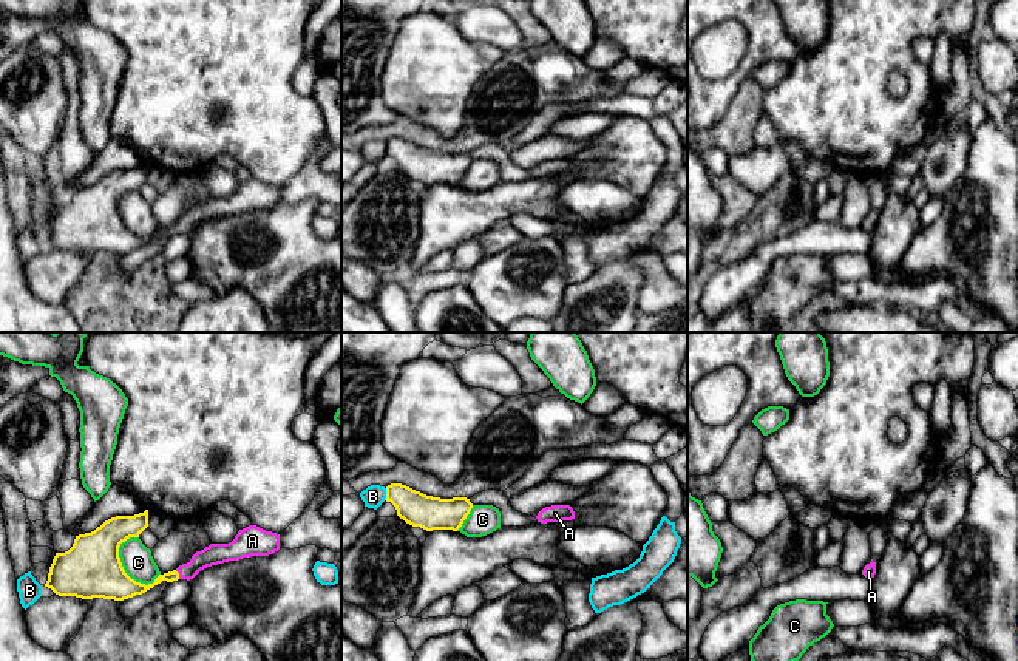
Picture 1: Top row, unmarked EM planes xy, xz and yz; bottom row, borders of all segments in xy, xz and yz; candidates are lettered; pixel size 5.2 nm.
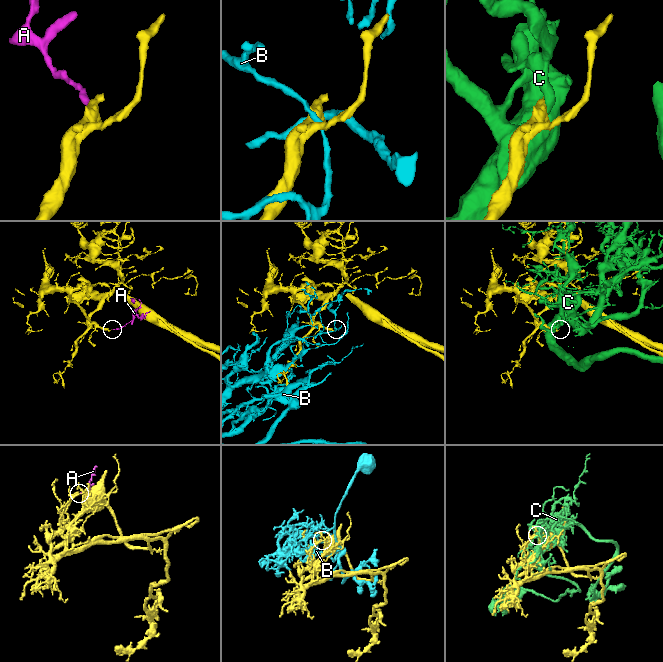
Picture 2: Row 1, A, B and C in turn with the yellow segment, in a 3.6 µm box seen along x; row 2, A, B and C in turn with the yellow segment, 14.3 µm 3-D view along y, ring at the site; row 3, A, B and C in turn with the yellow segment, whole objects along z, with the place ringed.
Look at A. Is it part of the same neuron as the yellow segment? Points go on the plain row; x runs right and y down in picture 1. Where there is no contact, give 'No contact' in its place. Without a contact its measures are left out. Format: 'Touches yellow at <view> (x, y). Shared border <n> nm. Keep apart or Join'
Touches yellow at xy (178, 229). Shared border 50 nm. Join

